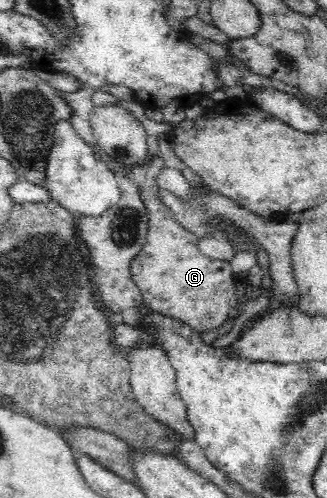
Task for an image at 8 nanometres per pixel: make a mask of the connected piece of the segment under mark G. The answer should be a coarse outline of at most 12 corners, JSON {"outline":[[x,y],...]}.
{"outline":[[159,155],[130,167],[148,213],[131,261],[142,302],[195,332],[239,306],[238,274],[203,256],[159,196]]}

